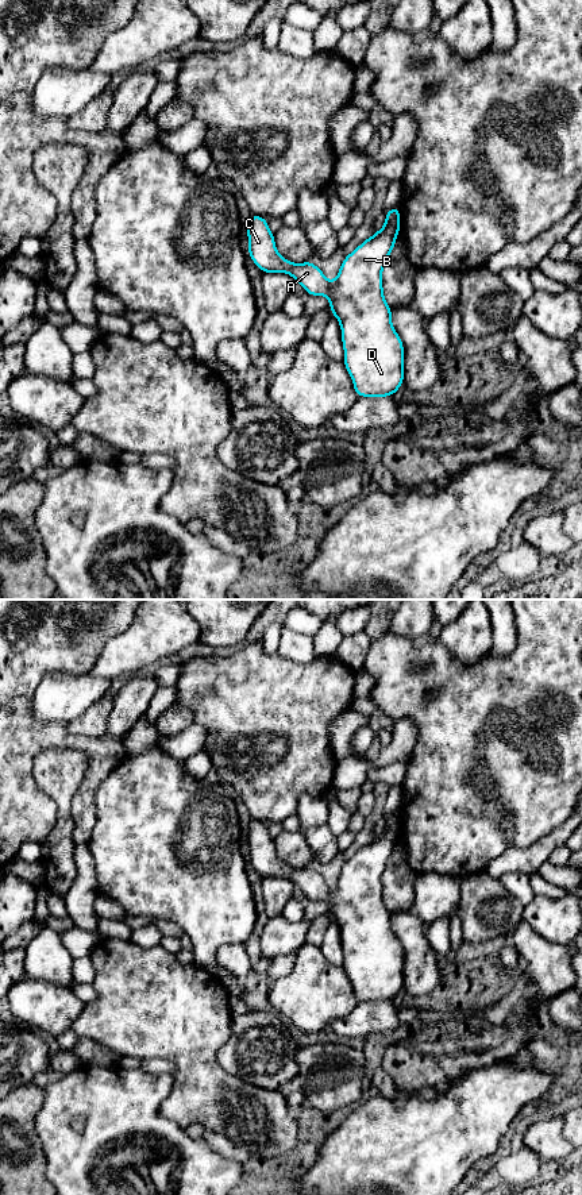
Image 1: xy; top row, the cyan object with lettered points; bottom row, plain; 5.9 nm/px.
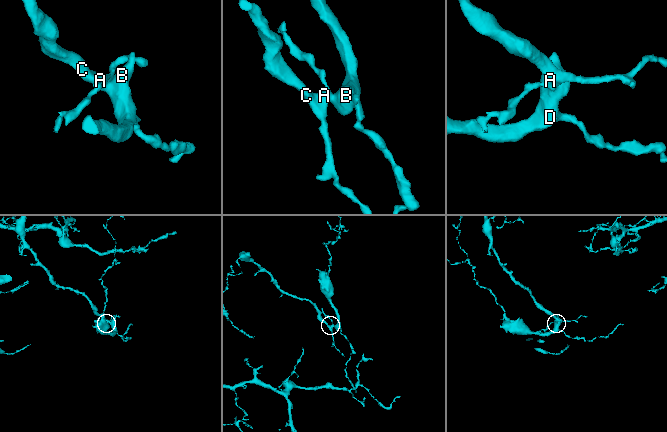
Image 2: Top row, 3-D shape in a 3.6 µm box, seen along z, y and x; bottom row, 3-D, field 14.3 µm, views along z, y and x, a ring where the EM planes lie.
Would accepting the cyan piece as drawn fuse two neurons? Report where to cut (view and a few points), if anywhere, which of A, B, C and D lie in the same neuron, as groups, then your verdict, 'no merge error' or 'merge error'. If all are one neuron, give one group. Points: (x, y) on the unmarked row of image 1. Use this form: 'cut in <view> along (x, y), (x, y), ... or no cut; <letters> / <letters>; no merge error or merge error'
no cut; A B C D; no merge error

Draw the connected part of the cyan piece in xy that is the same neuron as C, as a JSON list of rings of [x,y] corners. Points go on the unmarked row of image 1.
[[[396,812],[388,814],[385,830],[343,864],[336,884],[328,886],[311,866],[293,868],[278,859],[267,824],[253,818],[247,832],[248,860],[262,878],[286,878],[301,888],[308,901],[328,902],[329,914],[342,934],[343,968],[358,1002],[389,1002],[404,988],[404,949],[393,933],[392,913],[383,902],[382,891],[382,875],[388,861],[396,853],[398,839],[400,812]]]

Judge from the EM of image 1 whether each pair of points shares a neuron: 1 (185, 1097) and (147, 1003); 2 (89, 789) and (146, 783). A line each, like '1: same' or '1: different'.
1: same
2: different

